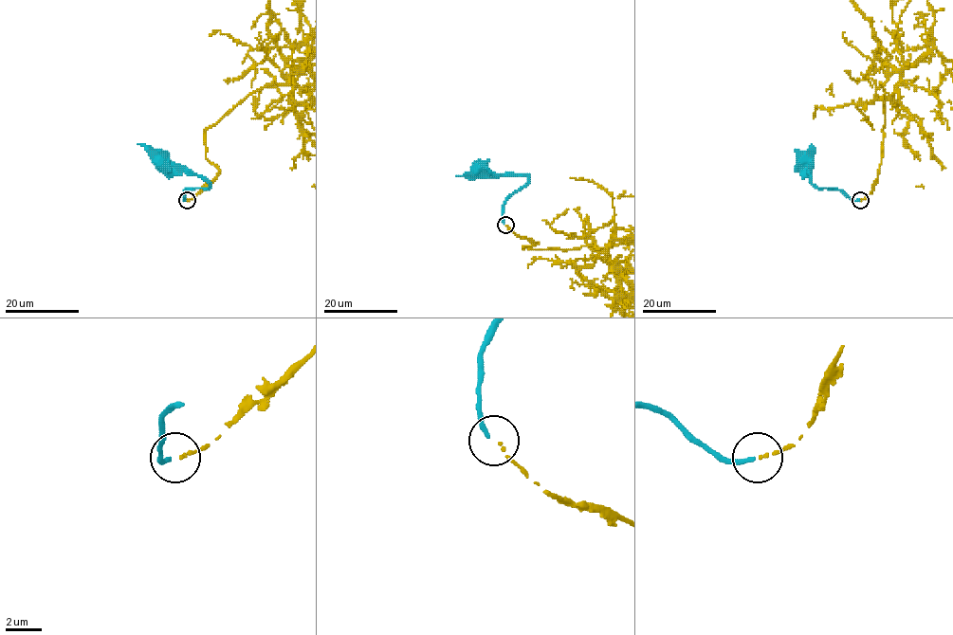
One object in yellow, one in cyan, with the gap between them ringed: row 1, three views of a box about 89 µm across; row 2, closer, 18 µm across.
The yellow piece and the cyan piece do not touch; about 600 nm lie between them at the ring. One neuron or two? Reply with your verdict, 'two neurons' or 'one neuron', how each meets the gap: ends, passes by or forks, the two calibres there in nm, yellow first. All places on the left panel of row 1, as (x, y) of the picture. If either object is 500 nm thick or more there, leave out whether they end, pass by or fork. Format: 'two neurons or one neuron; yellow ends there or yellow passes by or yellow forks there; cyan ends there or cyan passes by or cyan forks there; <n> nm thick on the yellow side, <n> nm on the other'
one neuron; yellow ends there; cyan ends there; 150 nm thick on the yellow side, 240 nm on the other

